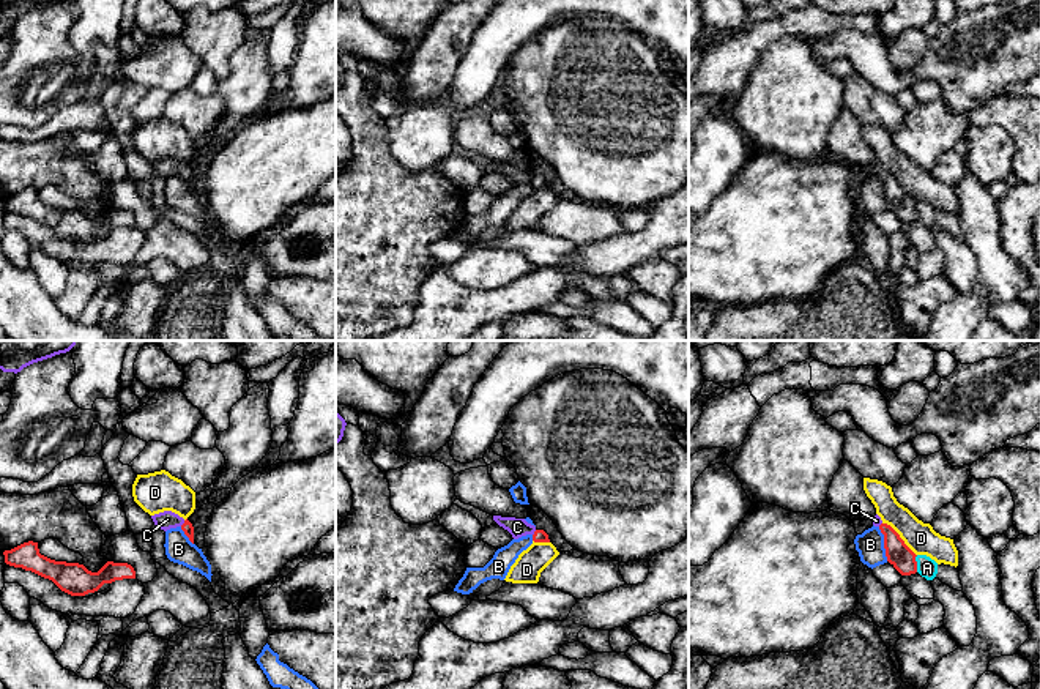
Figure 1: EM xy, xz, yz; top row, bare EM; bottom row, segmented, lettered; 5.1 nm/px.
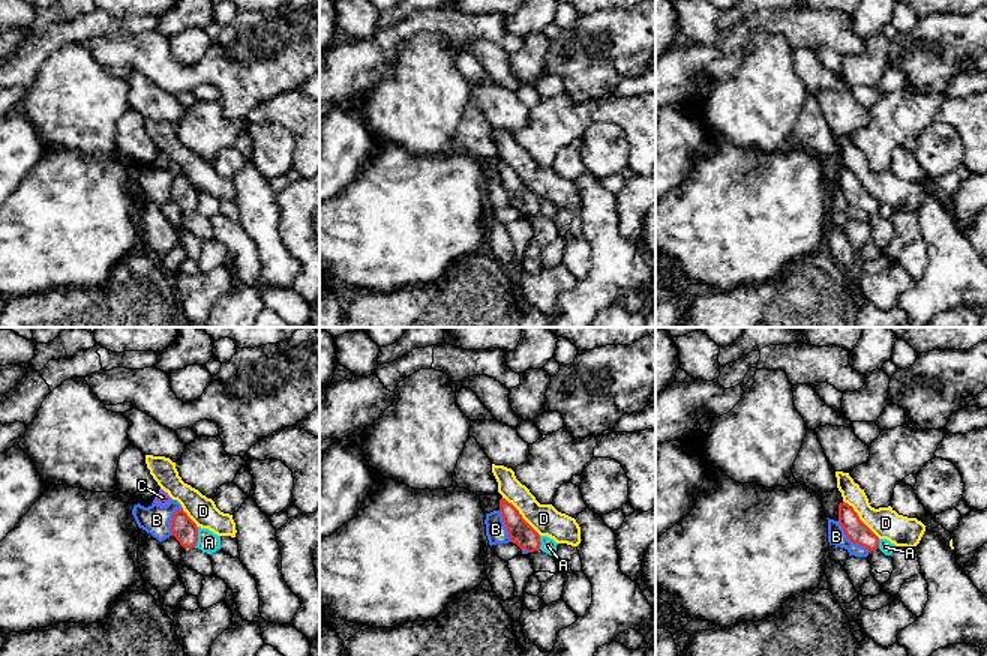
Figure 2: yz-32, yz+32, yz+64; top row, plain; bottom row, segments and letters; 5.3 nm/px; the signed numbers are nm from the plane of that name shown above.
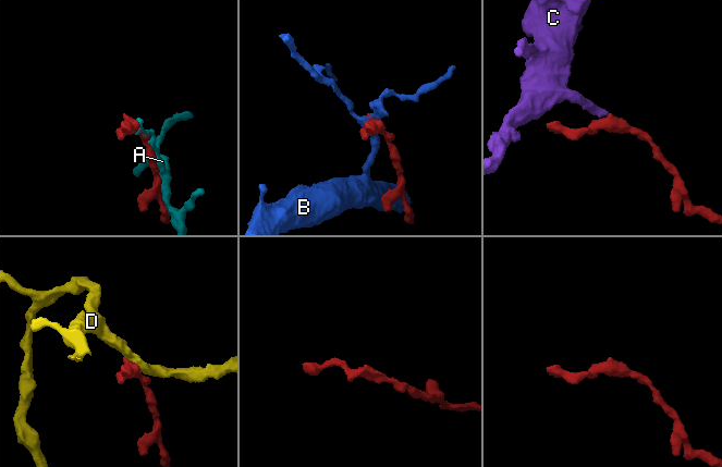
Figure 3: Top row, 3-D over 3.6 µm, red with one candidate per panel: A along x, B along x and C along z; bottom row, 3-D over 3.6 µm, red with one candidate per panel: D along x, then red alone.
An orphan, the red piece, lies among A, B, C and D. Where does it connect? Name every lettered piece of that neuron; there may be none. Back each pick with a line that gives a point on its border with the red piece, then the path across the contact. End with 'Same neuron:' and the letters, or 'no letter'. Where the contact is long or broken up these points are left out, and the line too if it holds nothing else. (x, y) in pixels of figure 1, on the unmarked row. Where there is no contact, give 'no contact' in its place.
C: contact xy (183, 171); way xy (186, 174), (183, 171), (167, 166)
Same neuron: C

